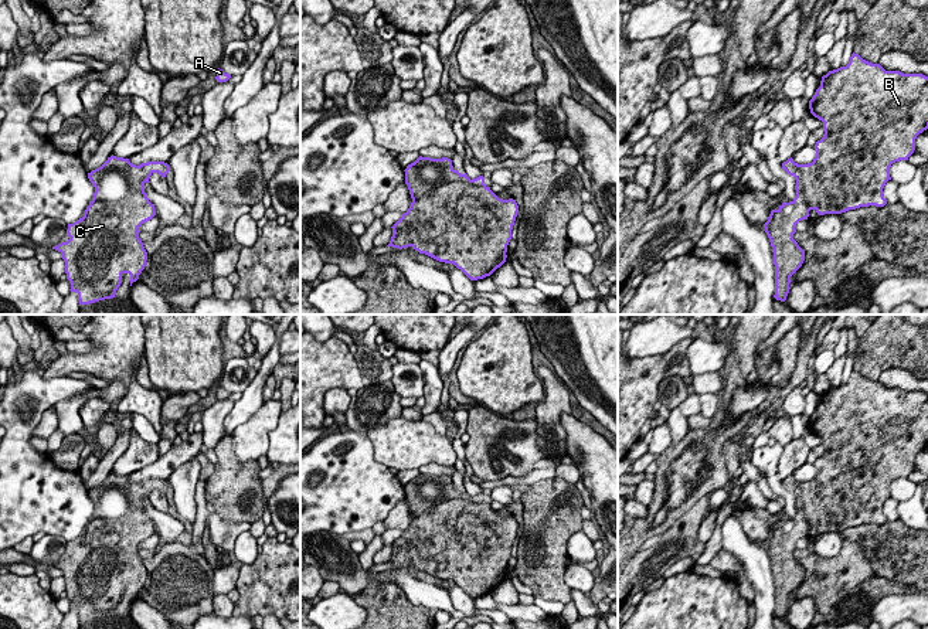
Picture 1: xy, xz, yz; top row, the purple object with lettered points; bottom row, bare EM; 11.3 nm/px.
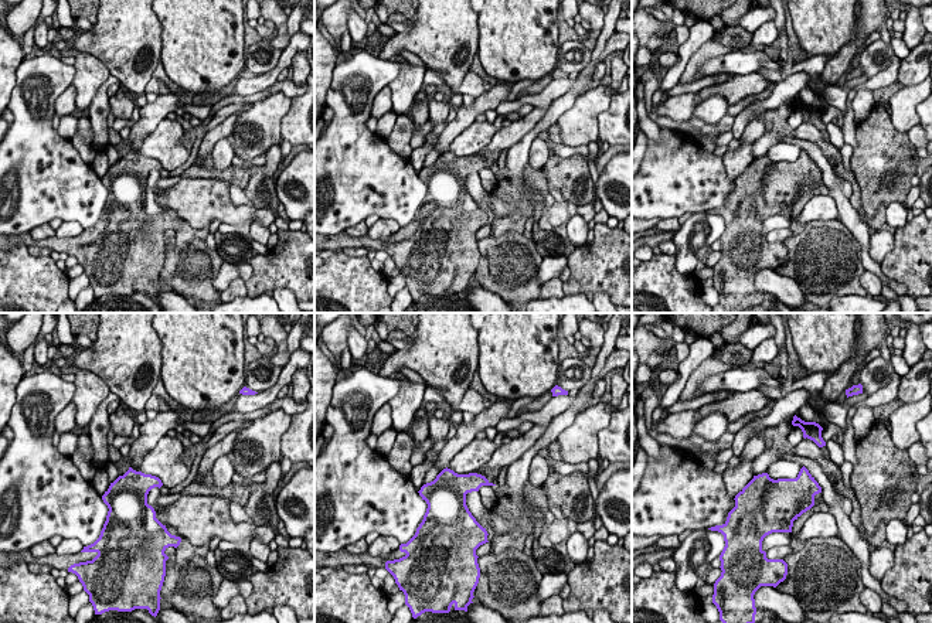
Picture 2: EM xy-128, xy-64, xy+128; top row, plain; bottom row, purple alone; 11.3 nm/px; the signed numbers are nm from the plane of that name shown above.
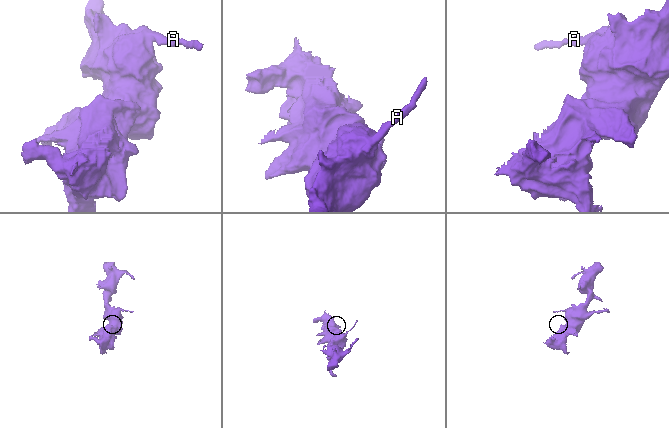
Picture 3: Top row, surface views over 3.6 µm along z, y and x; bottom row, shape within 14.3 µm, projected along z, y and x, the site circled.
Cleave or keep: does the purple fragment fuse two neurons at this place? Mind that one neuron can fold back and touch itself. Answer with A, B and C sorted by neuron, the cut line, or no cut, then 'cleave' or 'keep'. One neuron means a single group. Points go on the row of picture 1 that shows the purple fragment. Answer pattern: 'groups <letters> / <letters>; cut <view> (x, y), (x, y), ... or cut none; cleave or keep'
groups A B C; cut none; keep

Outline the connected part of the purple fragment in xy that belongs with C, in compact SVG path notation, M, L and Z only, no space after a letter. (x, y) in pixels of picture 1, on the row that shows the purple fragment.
M111 156L98 169L88 173L88 178L95 187L92 201L86 207L84 217L68 224L69 239L52 249L62 254L67 279L71 292L78 293L79 305L89 305L115 298L122 283L122 275L130 275L130 286L139 279L146 266L147 252L139 238L139 227L156 215L154 205L145 193L145 183L153 173L162 177L170 171L164 162L147 162L139 166L129 159Z

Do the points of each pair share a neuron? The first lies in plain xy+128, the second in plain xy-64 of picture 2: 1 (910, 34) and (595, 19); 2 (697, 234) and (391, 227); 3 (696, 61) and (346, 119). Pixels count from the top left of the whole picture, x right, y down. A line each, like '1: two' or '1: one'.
1: one
2: one
3: two

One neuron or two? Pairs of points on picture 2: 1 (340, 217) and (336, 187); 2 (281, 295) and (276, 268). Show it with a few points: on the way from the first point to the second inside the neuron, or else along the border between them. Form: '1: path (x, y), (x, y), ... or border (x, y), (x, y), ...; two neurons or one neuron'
1: path (339, 210), (336, 207), (336, 194); one neuron
2: border (272, 290), (289, 289), (296, 298); two neurons

